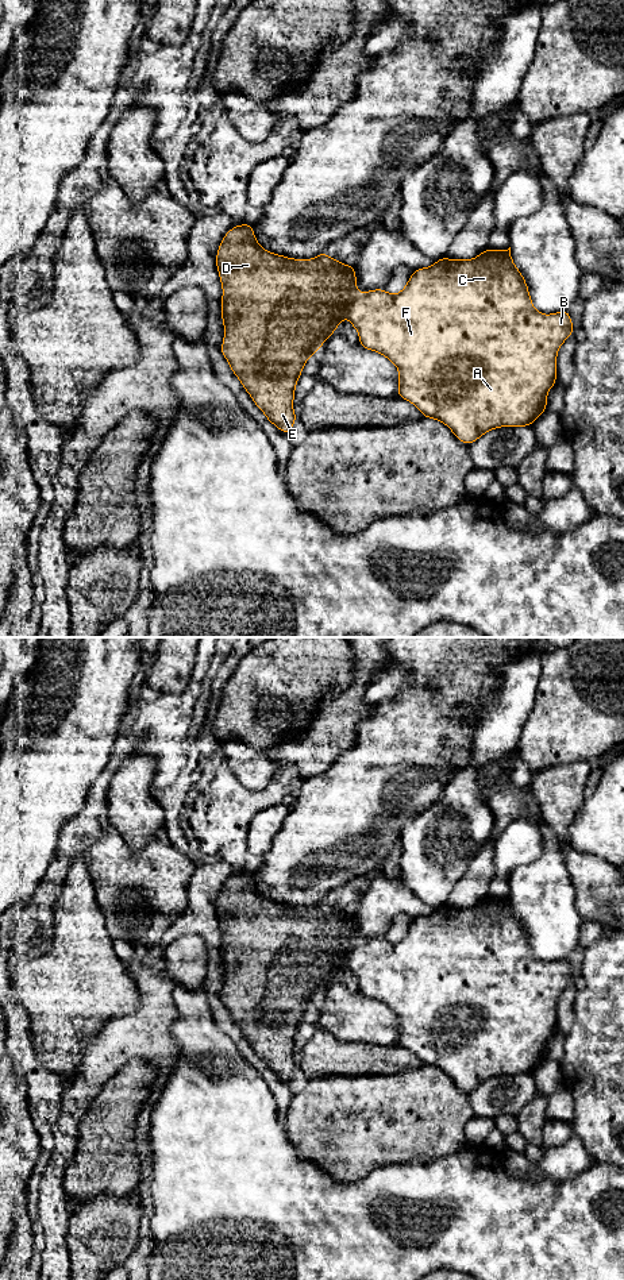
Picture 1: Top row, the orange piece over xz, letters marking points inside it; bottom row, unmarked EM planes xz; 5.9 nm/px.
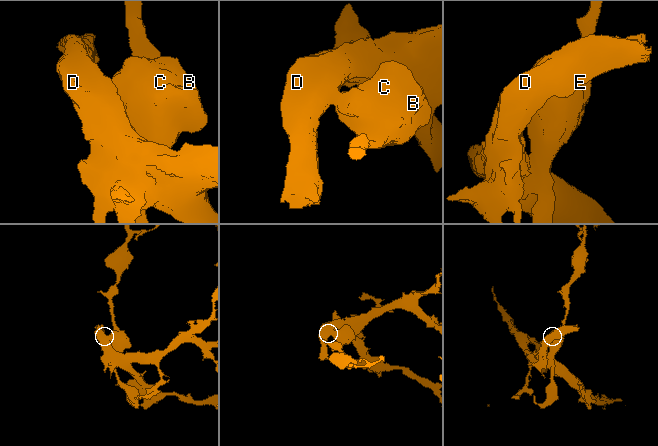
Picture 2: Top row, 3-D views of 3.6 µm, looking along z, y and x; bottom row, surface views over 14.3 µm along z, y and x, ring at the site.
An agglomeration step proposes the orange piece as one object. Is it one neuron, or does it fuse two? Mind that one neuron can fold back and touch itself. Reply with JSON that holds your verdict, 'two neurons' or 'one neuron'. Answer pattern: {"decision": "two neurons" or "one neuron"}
{"decision": "two neurons"}

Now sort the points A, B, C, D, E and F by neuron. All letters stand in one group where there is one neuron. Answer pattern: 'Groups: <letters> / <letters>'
Groups: A B C F / D E

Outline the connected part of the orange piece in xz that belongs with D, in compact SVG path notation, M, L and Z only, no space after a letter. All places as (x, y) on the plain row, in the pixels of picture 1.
M246 871L234 874L224 883L216 901L216 915L223 936L220 955L224 987L220 1001L269 1071L282 1082L290 1082L297 1068L293 1059L297 1028L303 1022L305 1010L338 978L347 963L347 955L357 942L354 914L340 911L326 899L313 907L294 907L270 901L258 892L253 874Z

